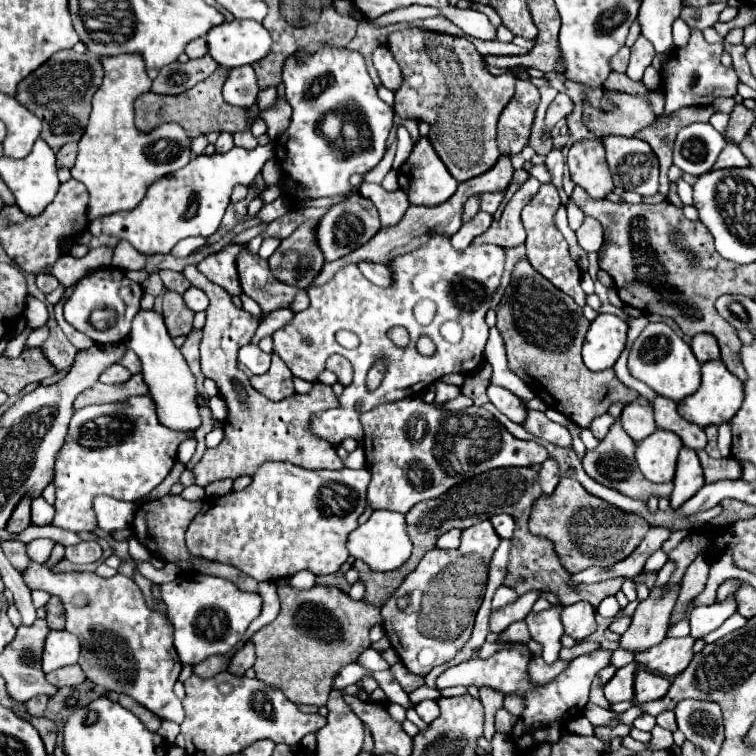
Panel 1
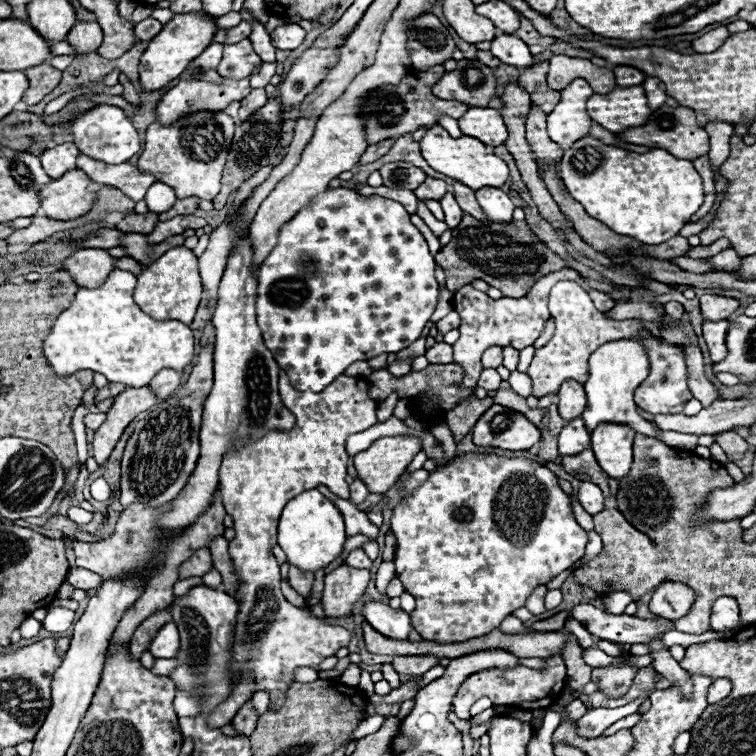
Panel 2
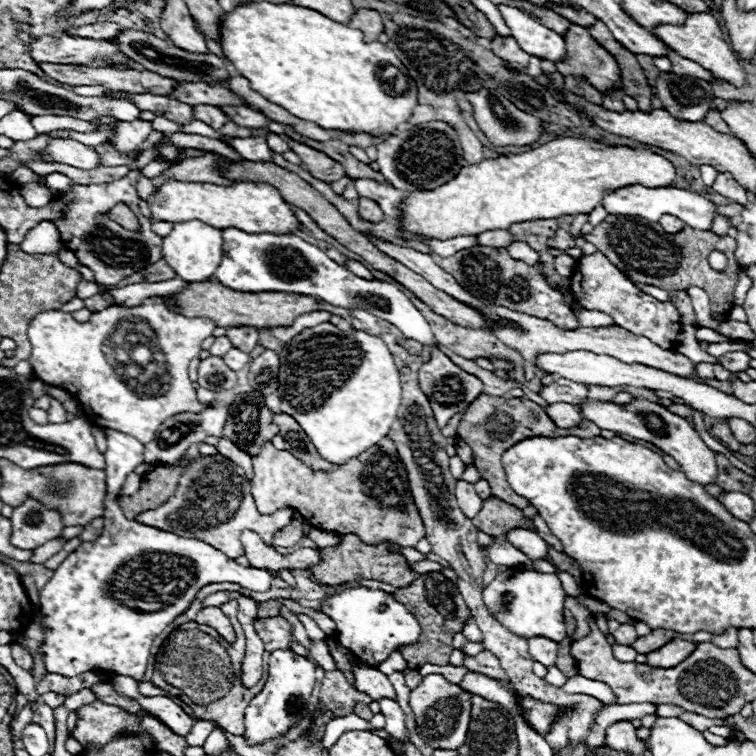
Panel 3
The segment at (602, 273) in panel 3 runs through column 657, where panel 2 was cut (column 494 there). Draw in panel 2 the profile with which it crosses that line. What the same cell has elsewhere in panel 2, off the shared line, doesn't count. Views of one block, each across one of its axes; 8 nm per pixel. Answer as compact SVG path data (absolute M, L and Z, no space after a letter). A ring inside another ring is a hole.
M564 268L558 272L550 272L546 276L542 276L532 290L524 296L524 298L490 298L484 292L468 286L462 286L456 294L454 294L454 310L460 312L462 324L460 324L460 338L452 344L454 346L454 364L462 368L462 382L460 388L476 388L478 378L483 370L480 365L480 356L484 352L484 348L490 348L492 344L500 344L500 346L512 346L516 350L522 350L526 346L532 346L534 340L540 336L544 322L548 320L548 294L557 282L562 280L576 280L584 286L584 290L590 294L590 298L594 300L596 308L602 312L608 312L616 302L612 298L608 298L604 292L594 290L584 278L582 274L578 274L572 268Z

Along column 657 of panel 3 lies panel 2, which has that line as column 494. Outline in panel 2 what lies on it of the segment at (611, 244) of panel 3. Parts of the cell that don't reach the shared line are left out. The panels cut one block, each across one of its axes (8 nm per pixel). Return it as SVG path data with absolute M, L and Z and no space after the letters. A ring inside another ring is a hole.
M464 216L452 230L452 240L438 252L436 262L446 272L446 286L450 292L456 292L472 280L482 278L490 286L502 290L504 296L526 296L540 276L568 266L568 262L554 254L526 222L498 224L482 222L472 216Z

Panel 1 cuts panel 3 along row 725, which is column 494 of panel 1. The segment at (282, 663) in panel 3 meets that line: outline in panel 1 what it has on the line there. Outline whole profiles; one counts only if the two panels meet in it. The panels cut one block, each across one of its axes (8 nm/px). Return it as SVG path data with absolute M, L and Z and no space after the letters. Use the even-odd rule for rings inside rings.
M434 236L428 244L420 246L418 250L392 260L390 270L394 272L396 282L390 288L370 284L354 264L338 270L330 282L318 288L310 288L310 308L298 312L288 326L272 334L274 352L286 362L292 374L308 382L318 380L318 374L324 370L328 356L348 354L347 350L336 342L336 332L352 330L360 338L360 346L352 350L352 384L344 388L342 396L338 398L338 408L326 410L312 418L312 432L320 434L330 444L340 444L344 438L362 440L362 412L374 410L380 404L422 394L440 376L452 372L470 374L480 362L484 362L484 344L488 340L490 329L485 322L486 306L490 306L492 296L500 286L504 262L506 252L496 244L454 250L448 238ZM424 298L436 304L436 316L428 326L420 326L414 318L414 306L418 300ZM388 326L404 326L410 334L410 344L406 348L398 348L386 336ZM420 336L428 336L436 344L436 352L432 356L424 356L418 352L416 342ZM304 338L310 338L312 344L308 346ZM372 356L386 356L388 366L382 384L370 392L366 388L366 372L372 366ZM358 402L360 410L356 410Z

